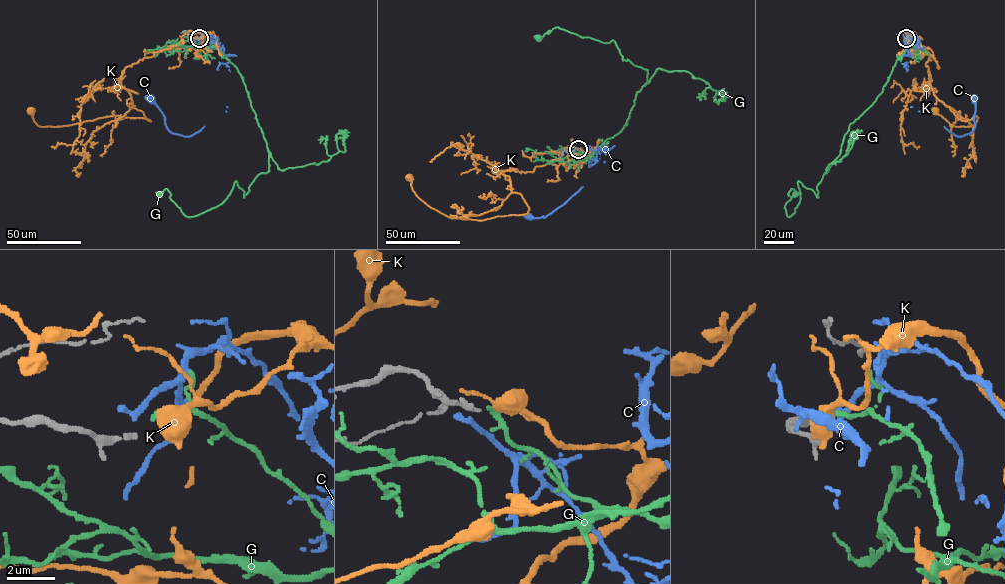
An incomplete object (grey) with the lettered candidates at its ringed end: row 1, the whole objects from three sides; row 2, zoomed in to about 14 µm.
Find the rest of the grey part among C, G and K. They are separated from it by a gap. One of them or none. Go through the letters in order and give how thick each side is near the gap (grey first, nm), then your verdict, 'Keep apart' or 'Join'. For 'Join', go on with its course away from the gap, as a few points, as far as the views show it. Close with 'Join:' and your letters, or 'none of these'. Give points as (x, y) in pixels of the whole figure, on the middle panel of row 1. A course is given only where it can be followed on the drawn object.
C: Thickness 200 nm (grey) against 280 nm. Keep apart
G: Thickness 200 nm (grey) against 120 nm. Join. Its course: (579, 149), (591, 156), (621, 130), (647, 70), (623, 60), (613, 40), (558, 27), (538, 37)
K: Thickness 200 nm (grey) against 550 nm. Keep apart
Join: G

